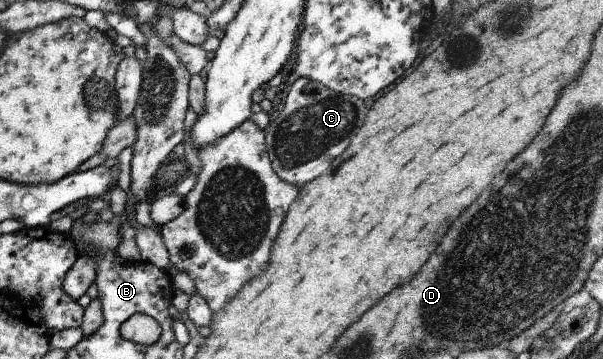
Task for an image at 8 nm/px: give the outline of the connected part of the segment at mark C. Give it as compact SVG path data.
M303 76L292 77L283 109L270 115L264 142L270 168L285 183L299 186L321 175L361 129L368 108L355 96L338 94Z

